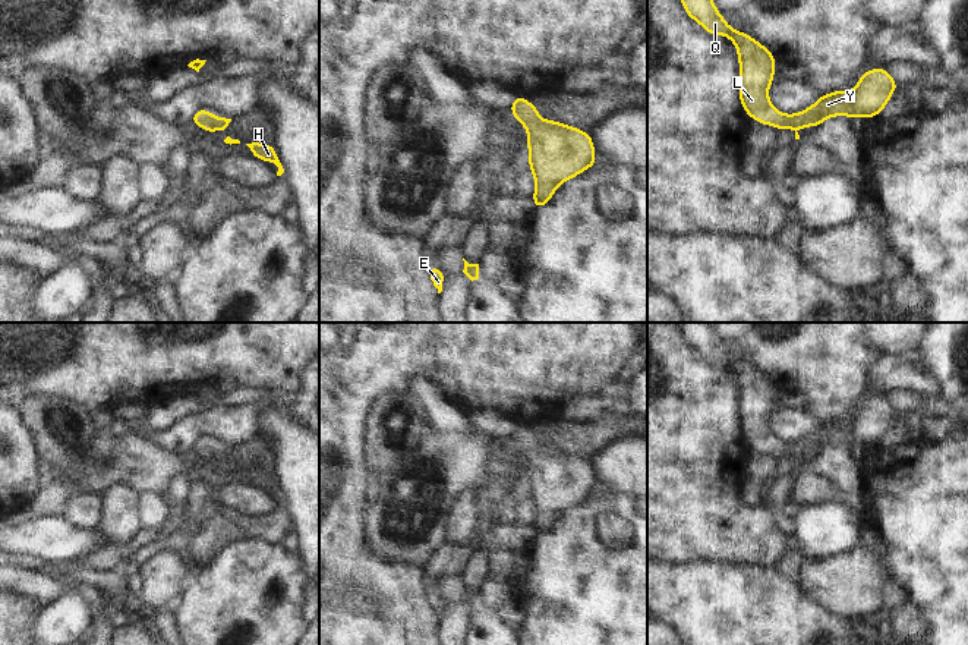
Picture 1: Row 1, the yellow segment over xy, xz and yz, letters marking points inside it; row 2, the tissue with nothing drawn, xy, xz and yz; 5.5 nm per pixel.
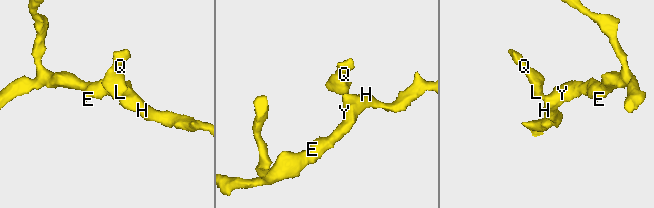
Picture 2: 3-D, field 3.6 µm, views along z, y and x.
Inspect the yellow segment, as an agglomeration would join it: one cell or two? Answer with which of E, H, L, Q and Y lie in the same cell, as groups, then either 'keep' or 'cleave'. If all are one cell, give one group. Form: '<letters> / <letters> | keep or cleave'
E H L Q Y | keep

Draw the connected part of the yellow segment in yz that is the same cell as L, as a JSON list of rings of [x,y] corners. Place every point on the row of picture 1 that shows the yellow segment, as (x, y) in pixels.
[[[681,0],[687,15],[699,22],[710,35],[725,35],[737,45],[740,62],[740,103],[745,114],[762,125],[773,125],[776,130],[792,128],[795,139],[800,139],[798,129],[820,126],[827,117],[846,114],[870,119],[880,116],[899,85],[886,69],[870,69],[864,72],[852,91],[842,88],[819,100],[798,114],[778,113],[767,97],[770,84],[775,81],[775,56],[753,37],[731,28],[713,0]]]

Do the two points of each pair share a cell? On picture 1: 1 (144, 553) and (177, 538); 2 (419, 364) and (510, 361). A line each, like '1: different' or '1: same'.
1: same
2: same

